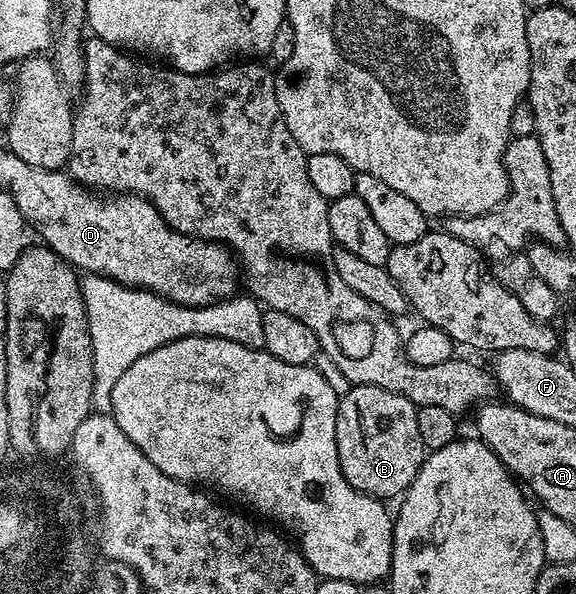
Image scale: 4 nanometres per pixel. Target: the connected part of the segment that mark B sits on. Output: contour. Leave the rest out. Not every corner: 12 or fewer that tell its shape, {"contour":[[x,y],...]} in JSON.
{"contour":[[384,388],[339,397],[344,480],[405,495],[428,453],[418,407]]}

